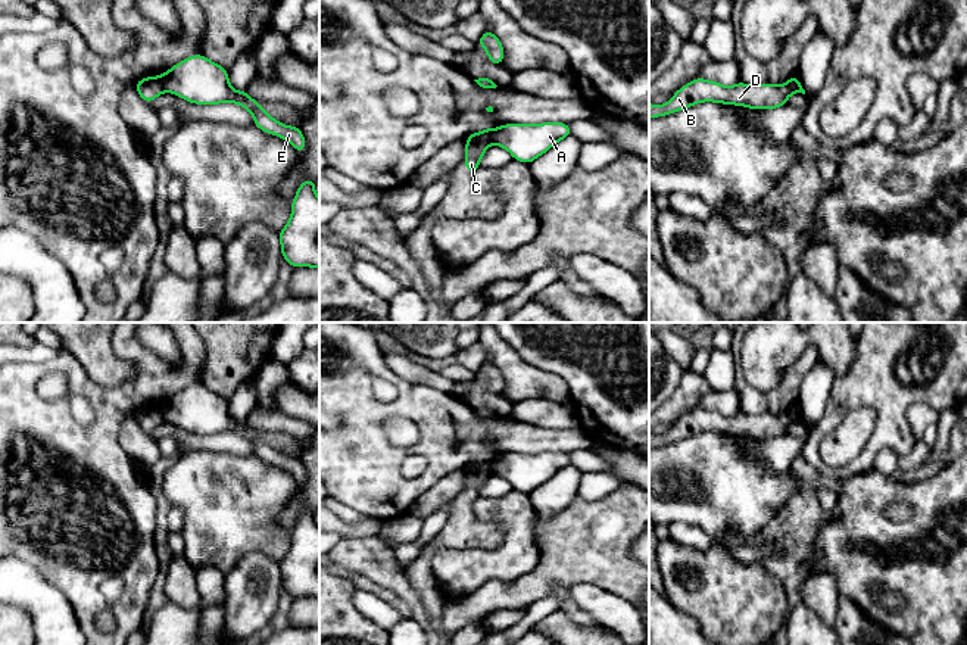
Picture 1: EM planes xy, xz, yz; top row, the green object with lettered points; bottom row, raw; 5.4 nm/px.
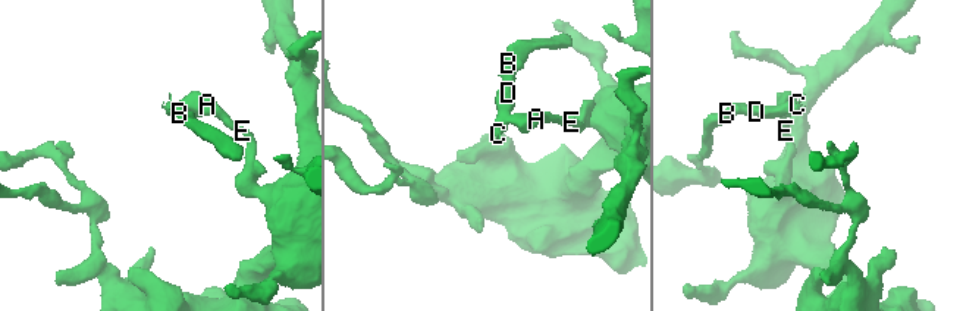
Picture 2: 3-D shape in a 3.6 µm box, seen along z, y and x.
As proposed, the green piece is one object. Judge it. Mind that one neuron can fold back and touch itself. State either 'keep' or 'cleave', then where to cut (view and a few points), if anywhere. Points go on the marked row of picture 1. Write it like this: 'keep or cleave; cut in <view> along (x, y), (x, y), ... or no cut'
cleave; cut in xy along (159, 77), (165, 90)

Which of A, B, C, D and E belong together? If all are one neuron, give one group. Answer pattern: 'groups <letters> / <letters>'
groups A E / B C D

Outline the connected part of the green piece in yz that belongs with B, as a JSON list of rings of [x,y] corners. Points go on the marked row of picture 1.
[[[695,78],[689,84],[677,90],[671,100],[665,105],[649,103],[649,118],[665,116],[702,102],[714,102],[723,105],[736,105],[757,110],[783,108],[786,100],[796,93],[805,94],[802,85],[798,84],[755,84],[748,85],[742,81],[727,87],[717,81]]]

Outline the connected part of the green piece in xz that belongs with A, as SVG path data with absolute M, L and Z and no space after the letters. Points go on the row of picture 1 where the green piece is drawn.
M505 124L492 133L493 144L506 149L514 161L531 163L559 140L571 135L570 124Z

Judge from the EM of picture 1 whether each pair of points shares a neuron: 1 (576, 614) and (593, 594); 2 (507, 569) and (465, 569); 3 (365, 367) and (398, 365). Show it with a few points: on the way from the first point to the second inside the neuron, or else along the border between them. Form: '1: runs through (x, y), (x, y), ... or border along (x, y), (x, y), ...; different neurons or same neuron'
1: border along (567, 588), (568, 597), (607, 628); different neurons
2: runs through (496, 569), (476, 569); same neuron
3: border along (383, 355), (384, 361), (401, 377), (417, 385); different neurons

